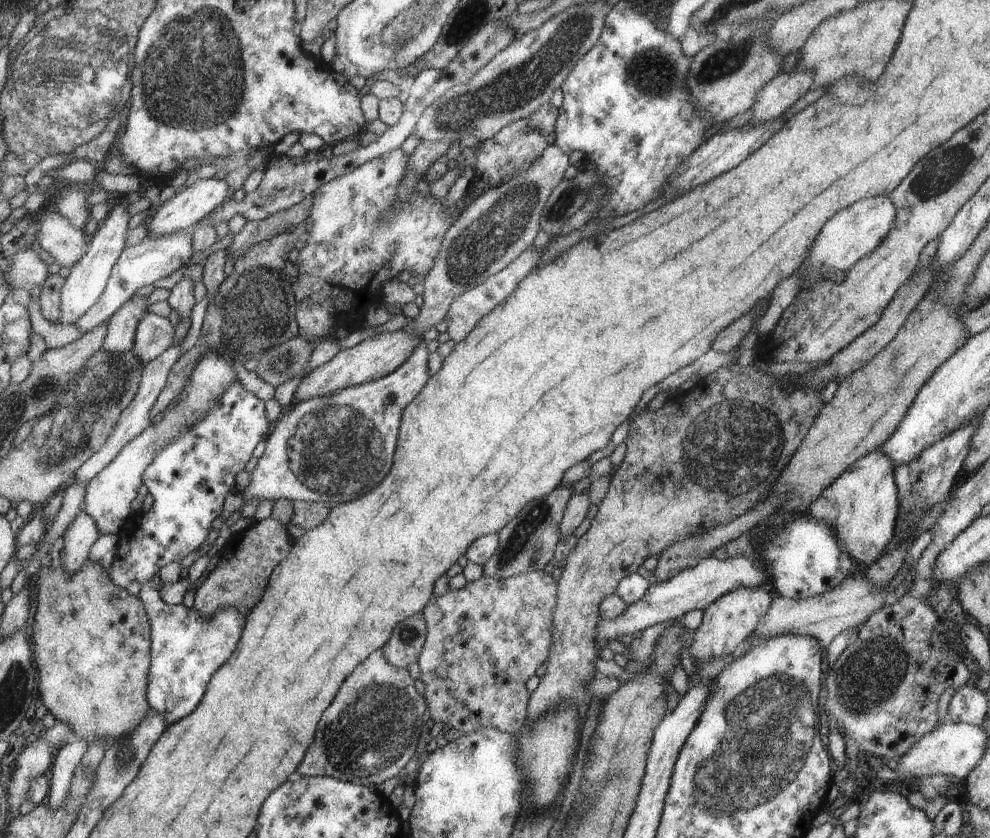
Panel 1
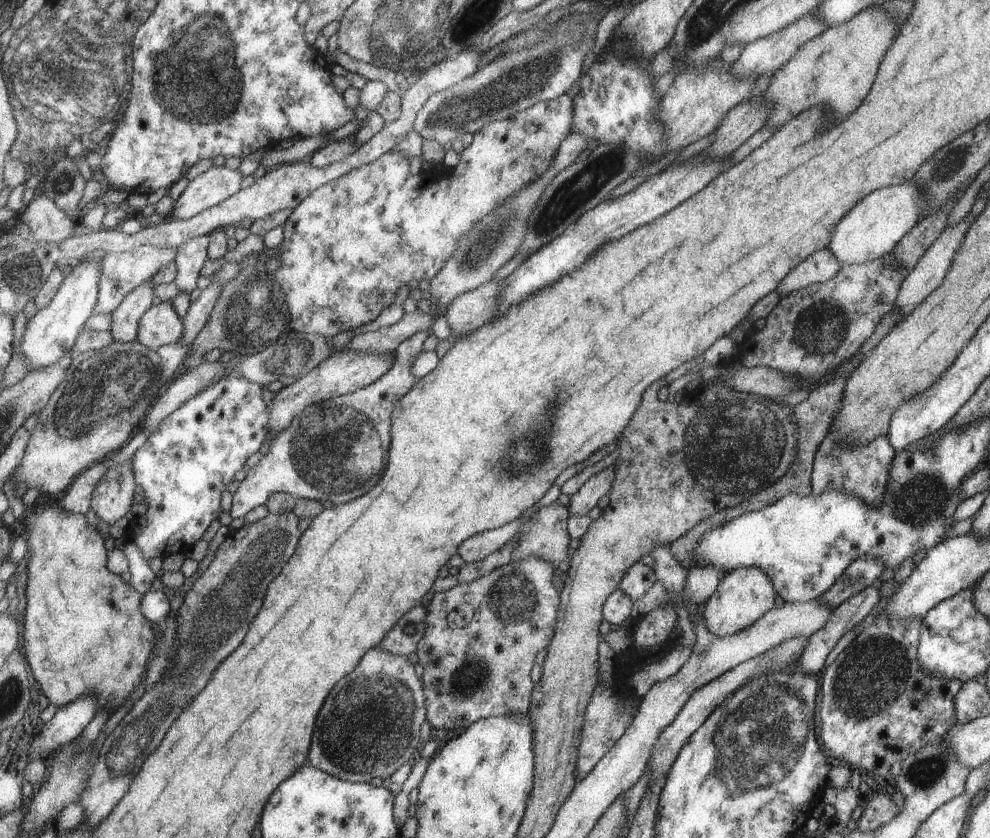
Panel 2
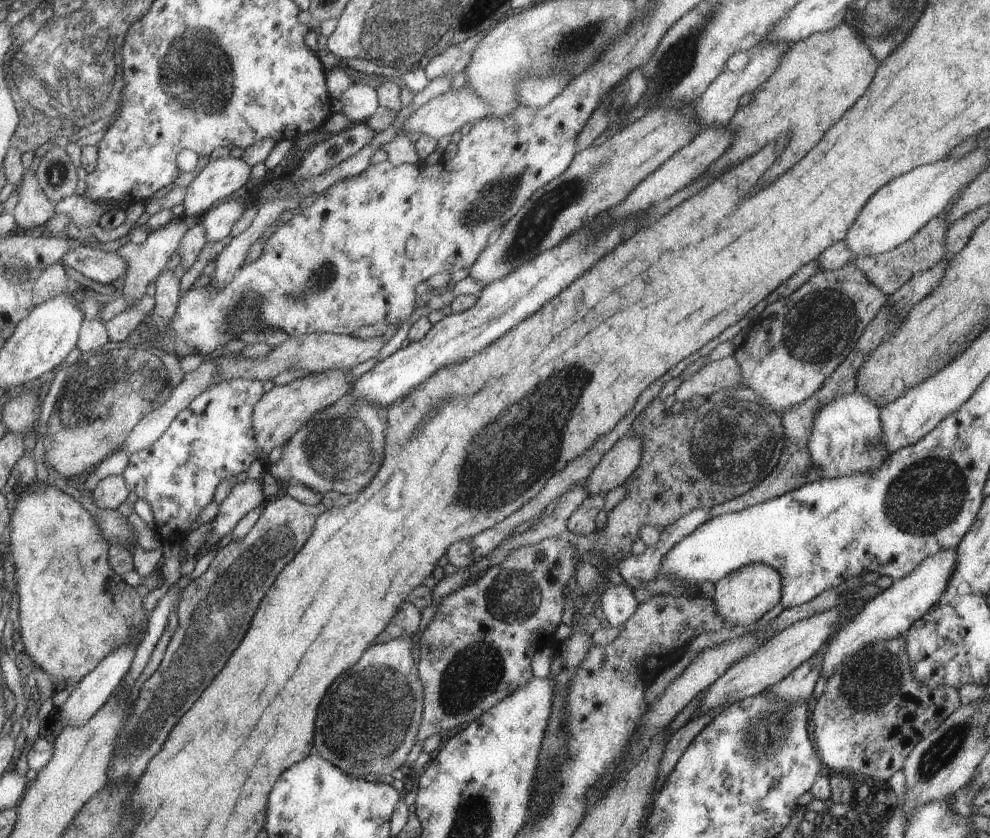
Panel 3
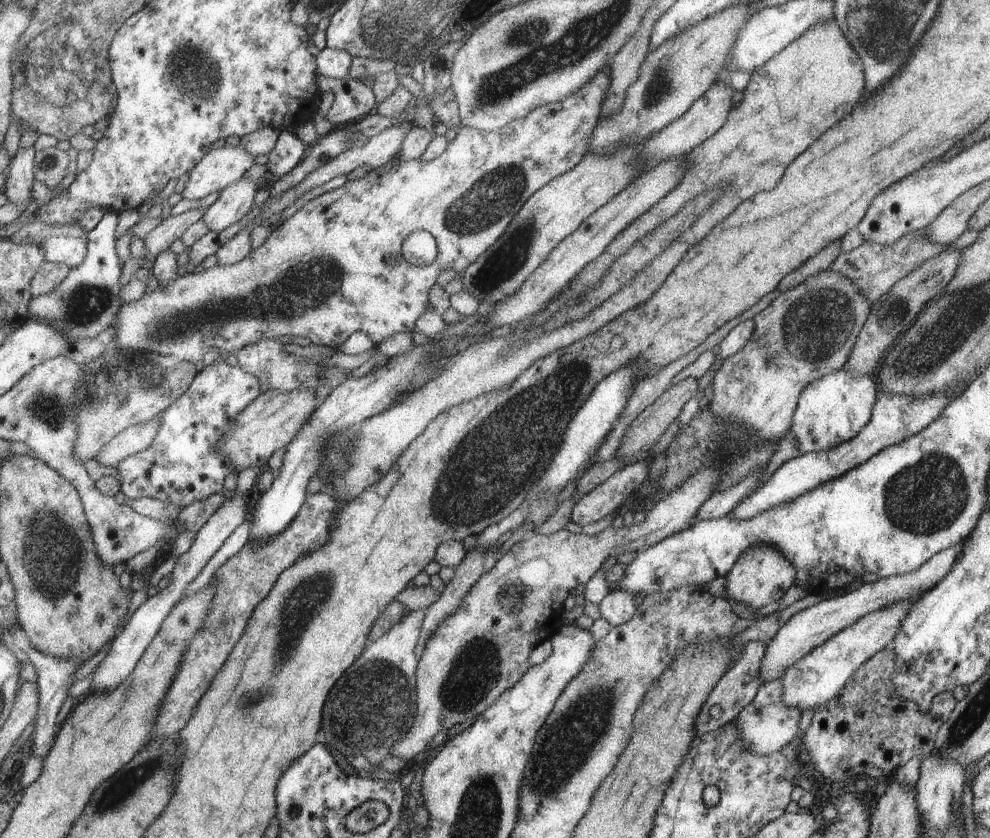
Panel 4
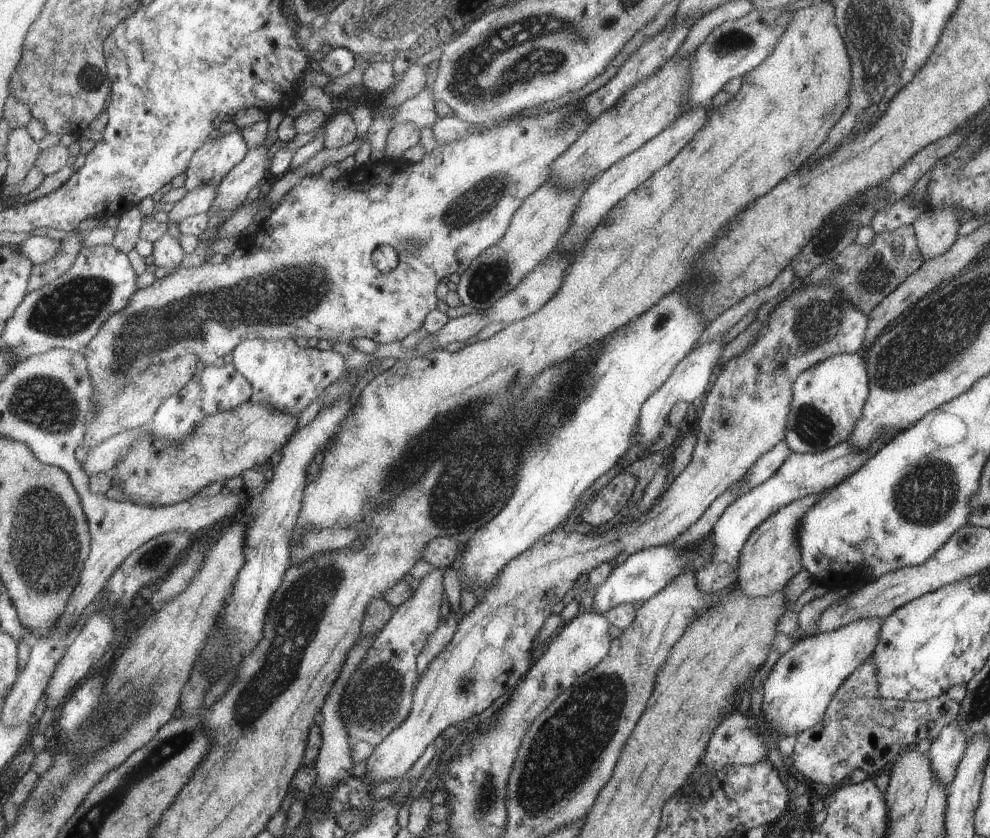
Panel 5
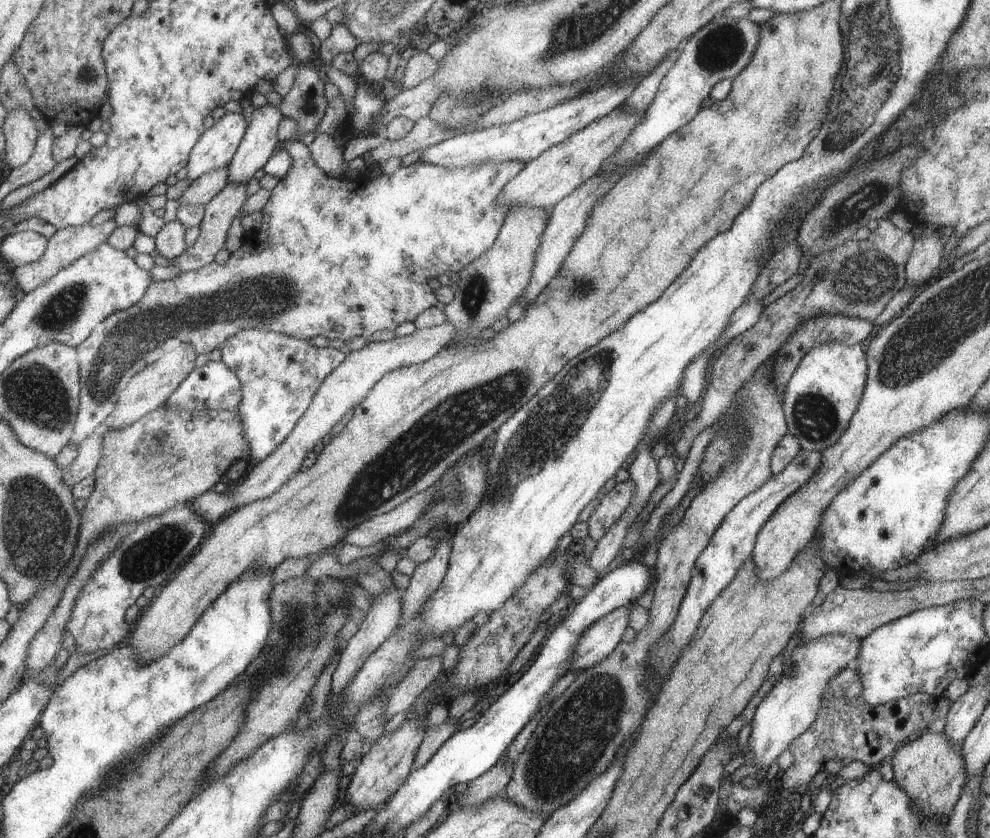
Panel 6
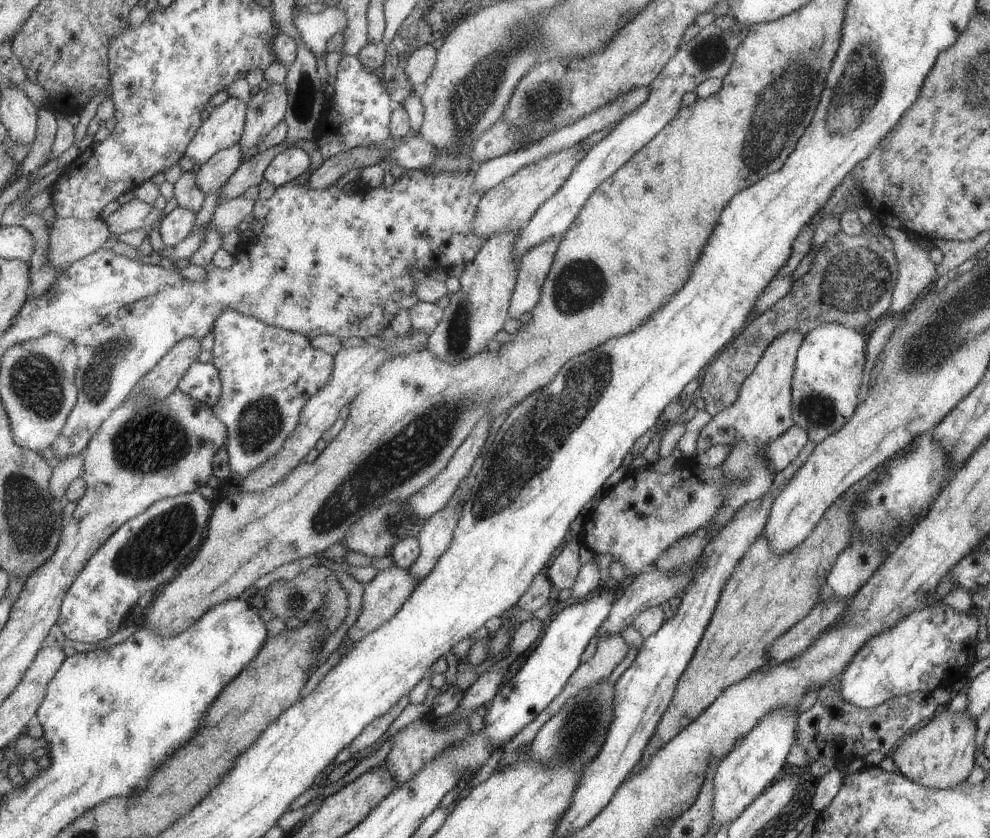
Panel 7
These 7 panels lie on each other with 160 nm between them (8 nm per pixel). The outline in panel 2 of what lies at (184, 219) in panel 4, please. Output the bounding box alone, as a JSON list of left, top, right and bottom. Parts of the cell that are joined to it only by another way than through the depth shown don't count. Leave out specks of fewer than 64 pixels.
[110,281,154,343]

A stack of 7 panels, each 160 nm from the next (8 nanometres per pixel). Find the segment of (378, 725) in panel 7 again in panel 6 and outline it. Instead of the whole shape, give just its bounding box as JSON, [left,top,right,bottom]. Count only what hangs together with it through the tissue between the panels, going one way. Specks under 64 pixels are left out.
[385,656,443,720]

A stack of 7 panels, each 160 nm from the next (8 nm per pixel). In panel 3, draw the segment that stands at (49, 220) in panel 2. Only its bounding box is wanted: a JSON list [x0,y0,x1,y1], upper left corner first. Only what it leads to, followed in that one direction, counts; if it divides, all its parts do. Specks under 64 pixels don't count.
[12,168,56,231]

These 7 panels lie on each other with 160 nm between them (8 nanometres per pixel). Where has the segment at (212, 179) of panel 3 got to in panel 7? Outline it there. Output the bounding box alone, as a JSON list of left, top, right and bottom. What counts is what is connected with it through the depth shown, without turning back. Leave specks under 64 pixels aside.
[186,97,247,168]

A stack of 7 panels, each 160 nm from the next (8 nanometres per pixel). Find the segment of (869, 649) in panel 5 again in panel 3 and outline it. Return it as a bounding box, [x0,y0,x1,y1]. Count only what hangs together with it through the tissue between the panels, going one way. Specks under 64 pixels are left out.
[821,548,957,677]

